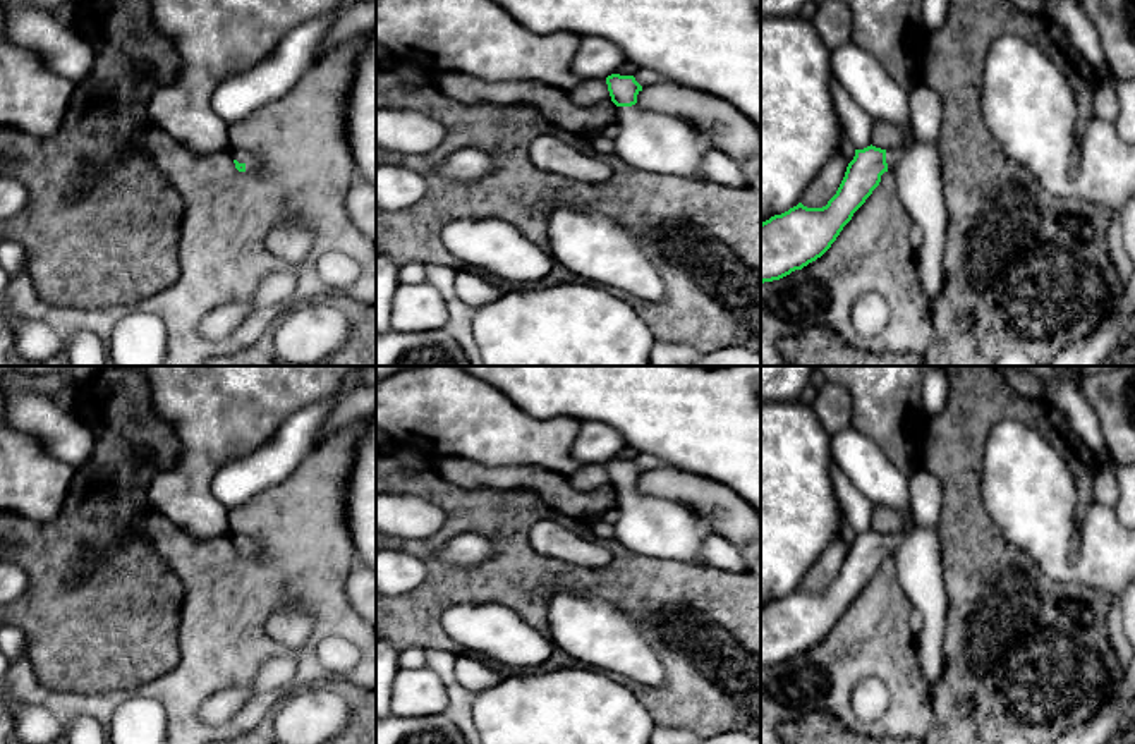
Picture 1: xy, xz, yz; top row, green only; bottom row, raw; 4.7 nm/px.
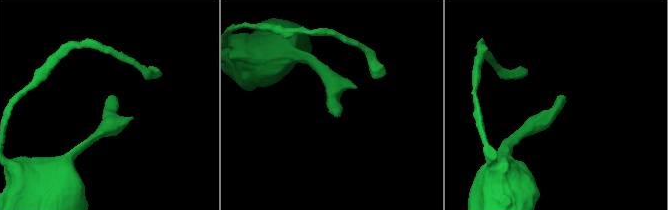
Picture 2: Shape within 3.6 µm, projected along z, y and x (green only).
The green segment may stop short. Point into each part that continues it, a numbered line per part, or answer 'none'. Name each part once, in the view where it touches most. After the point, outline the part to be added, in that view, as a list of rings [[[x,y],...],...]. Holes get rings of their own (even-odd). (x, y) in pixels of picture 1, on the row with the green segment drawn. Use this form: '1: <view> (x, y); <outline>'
1: xy (251, 160); [[[234,149],[232,158],[246,165],[244,174],[252,174],[259,167],[259,156],[246,149]]]

